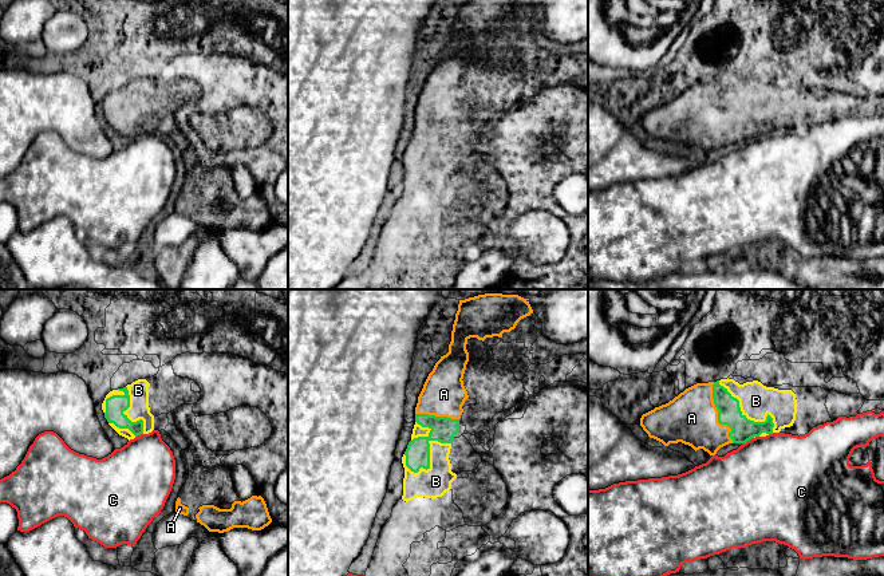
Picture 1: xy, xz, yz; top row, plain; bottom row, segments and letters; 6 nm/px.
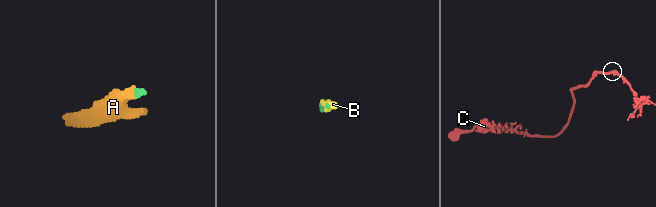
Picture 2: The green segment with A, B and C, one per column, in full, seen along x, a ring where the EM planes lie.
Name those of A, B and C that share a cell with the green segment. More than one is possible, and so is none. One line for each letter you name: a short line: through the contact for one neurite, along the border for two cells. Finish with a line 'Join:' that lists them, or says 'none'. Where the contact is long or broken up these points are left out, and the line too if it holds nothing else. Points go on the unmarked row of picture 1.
Join: A, B

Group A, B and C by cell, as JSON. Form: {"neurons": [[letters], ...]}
{"neurons": [["A", "B"], ["C"]]}

